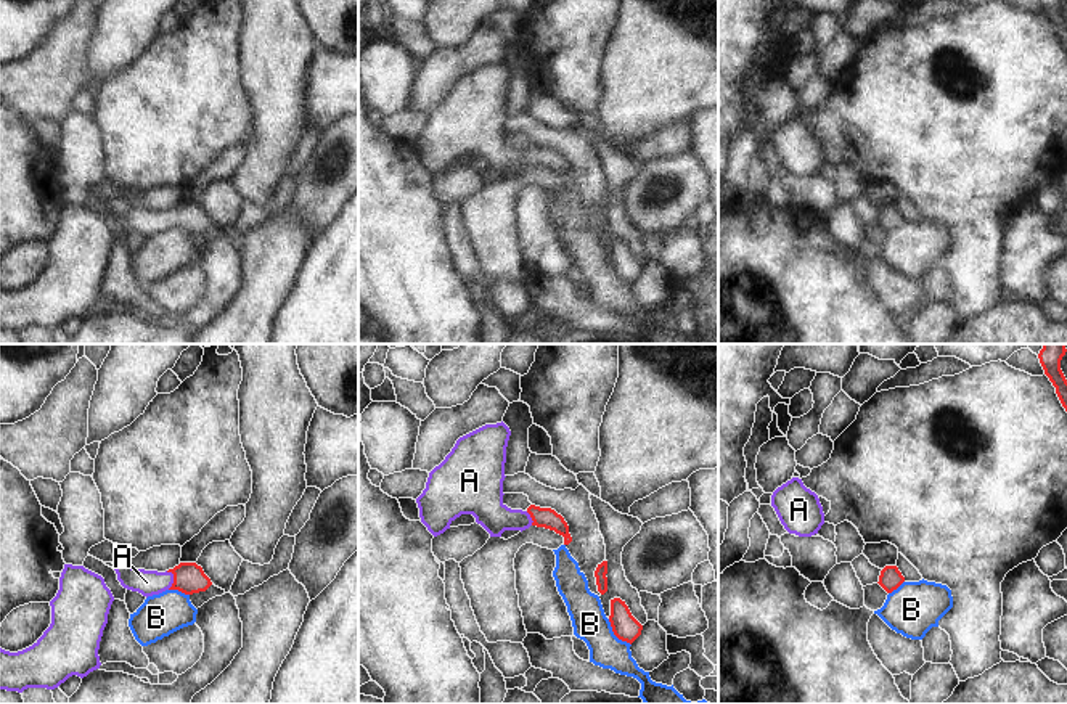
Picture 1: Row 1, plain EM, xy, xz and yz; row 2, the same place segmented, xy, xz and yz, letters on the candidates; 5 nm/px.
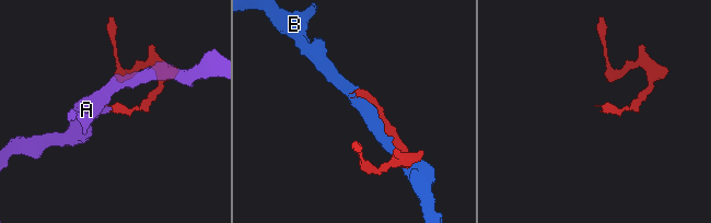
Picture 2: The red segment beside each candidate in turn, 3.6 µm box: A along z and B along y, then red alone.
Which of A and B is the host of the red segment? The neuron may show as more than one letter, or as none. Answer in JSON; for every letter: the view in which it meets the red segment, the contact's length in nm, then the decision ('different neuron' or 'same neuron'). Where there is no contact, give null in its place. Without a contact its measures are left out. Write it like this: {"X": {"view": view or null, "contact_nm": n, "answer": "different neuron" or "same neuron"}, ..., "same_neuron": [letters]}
{"A": {"view": "xy", "contact_nm": 100, "answer": "same neuron"}, "B": {"view": "xz", "contact_nm": 180, "answer": "different neuron"}, "same_neuron": ["A"]}

